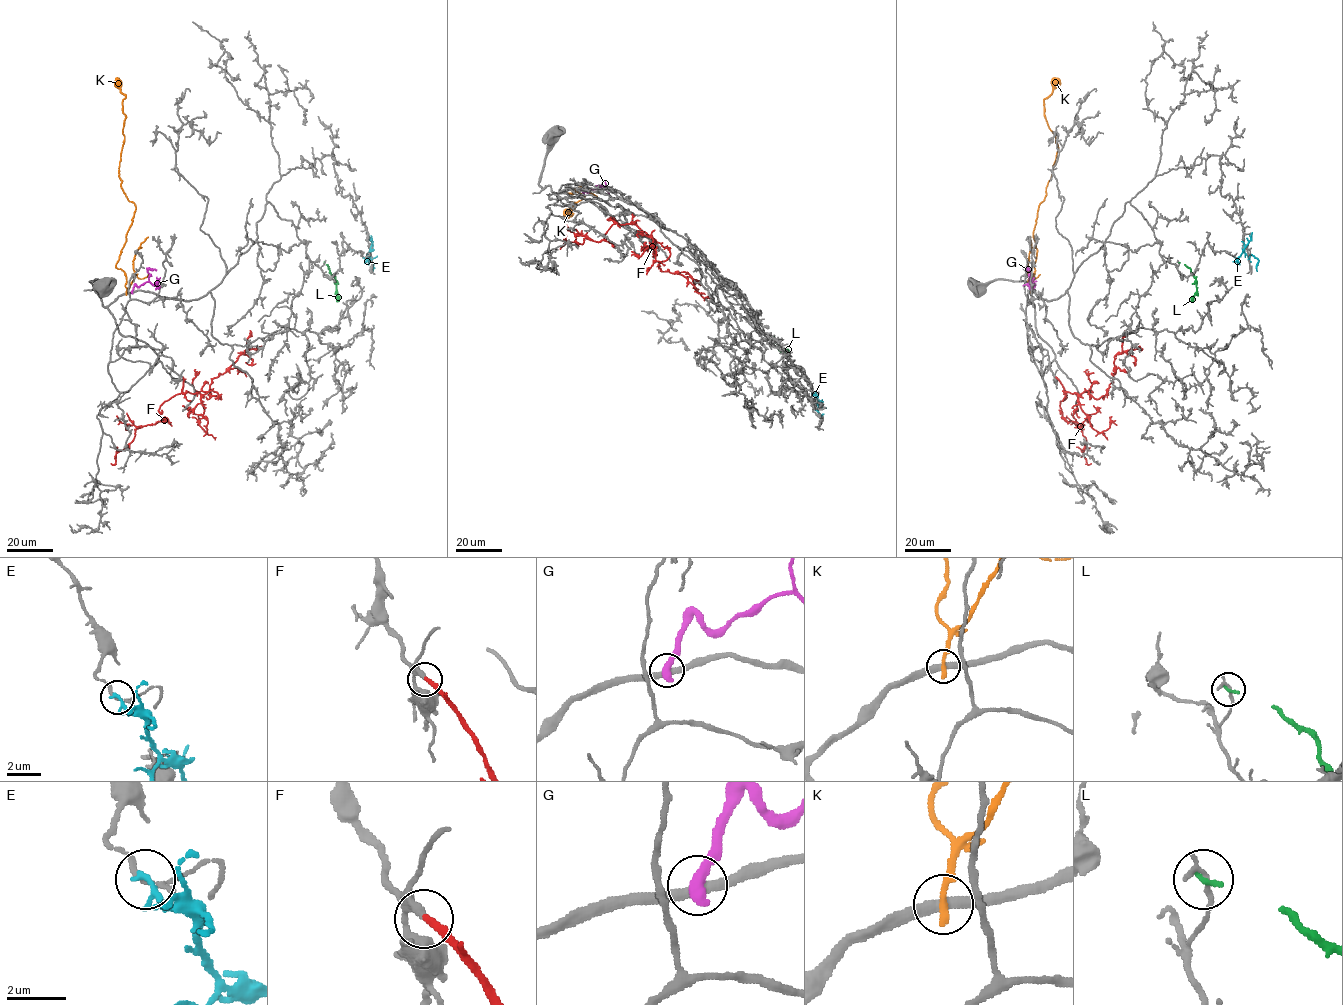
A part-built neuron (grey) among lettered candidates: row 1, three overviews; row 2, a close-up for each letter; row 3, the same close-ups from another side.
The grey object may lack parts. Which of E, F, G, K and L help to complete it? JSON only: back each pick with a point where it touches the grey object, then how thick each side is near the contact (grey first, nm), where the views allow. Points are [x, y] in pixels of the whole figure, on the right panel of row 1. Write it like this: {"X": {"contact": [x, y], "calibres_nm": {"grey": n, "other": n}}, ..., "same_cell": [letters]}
{"F": {"contact": [1055, 377], "calibres_nm": {"grey": 300, "other": 240}}, "same_cell": ["F"]}

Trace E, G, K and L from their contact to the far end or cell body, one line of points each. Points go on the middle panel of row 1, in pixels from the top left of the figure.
E: (812, 393), (821, 415)
G: (580, 190), (584, 192), (597, 186), (605, 187)
K: (575, 188), (565, 192), (584, 197), (570, 204), (571, 216), (572, 202), (574, 207), (566, 215)
L: (773, 336), (777, 347), (785, 354), (786, 349)

